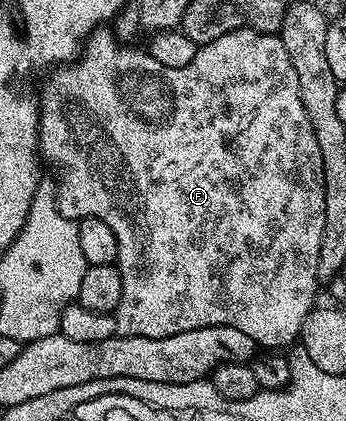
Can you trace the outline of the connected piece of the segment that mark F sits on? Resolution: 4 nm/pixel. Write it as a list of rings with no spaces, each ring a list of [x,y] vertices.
[[[100,27],[87,38],[81,55],[70,63],[64,63],[52,68],[46,74],[47,82],[43,85],[43,94],[38,94],[39,102],[39,152],[42,160],[47,161],[59,172],[57,176],[57,196],[61,215],[70,221],[78,222],[85,217],[96,217],[113,231],[113,239],[117,239],[117,259],[115,268],[121,275],[121,303],[117,303],[115,312],[115,331],[121,337],[144,337],[145,339],[161,339],[169,335],[181,335],[181,331],[197,331],[201,327],[237,327],[237,331],[245,331],[249,339],[255,341],[256,346],[267,351],[283,351],[294,346],[300,340],[302,323],[311,309],[317,305],[315,292],[321,288],[318,277],[318,255],[321,250],[321,233],[325,228],[325,183],[323,182],[323,163],[321,161],[321,147],[317,147],[317,135],[313,135],[313,123],[309,123],[309,115],[305,115],[305,103],[301,103],[301,91],[297,87],[297,71],[293,71],[293,62],[289,59],[289,51],[285,51],[285,43],[273,33],[258,33],[252,29],[238,29],[221,35],[221,39],[213,39],[213,43],[200,45],[193,55],[193,63],[185,63],[185,67],[161,67],[157,59],[150,52],[139,49],[126,49],[119,45],[119,41],[107,30]]]

